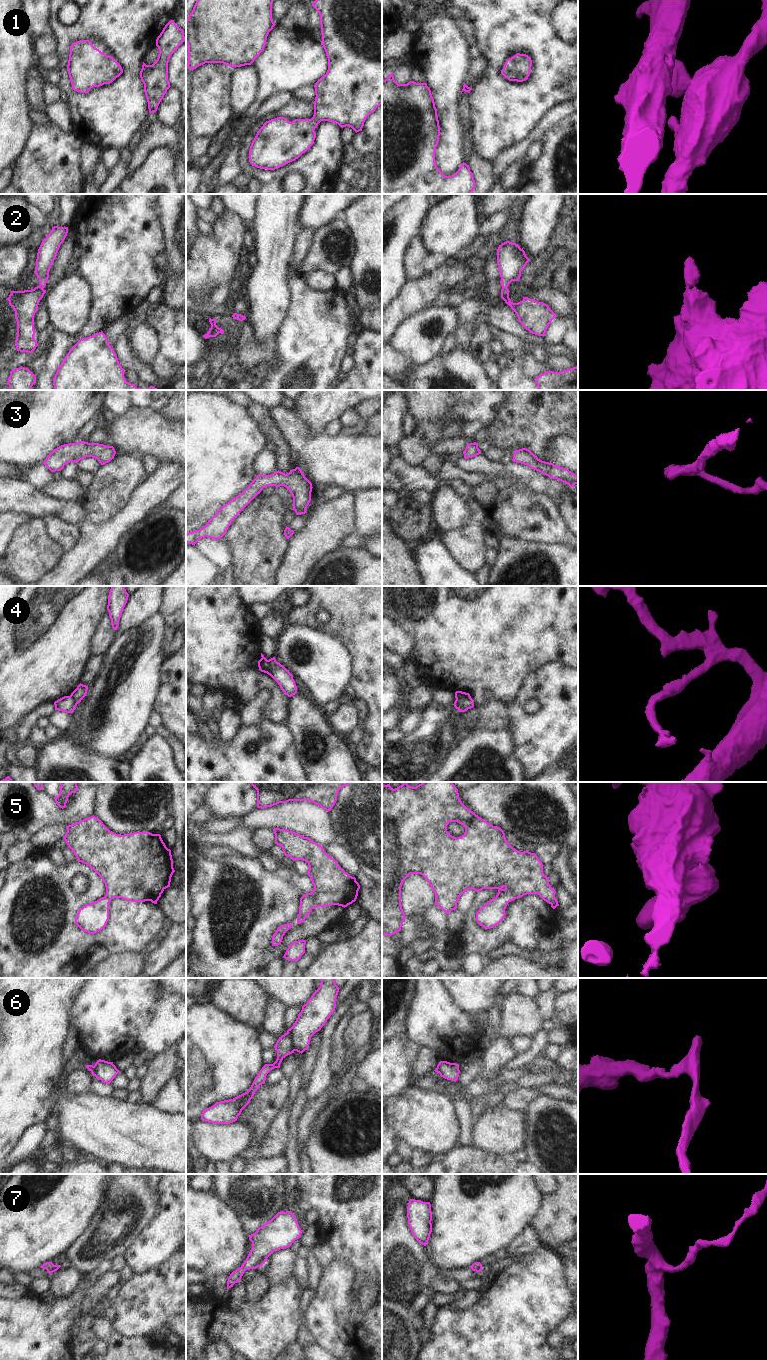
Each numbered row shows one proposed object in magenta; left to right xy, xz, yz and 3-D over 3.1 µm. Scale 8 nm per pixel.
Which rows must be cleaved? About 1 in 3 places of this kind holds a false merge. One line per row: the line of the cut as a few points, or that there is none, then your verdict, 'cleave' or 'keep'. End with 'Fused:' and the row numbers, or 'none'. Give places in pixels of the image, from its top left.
1: no cut; keep
2: no cut; keep
3: no cut; keep
4: cut in xz along (268, 660), (269, 674); cleave
5: no cut; keep
6: cut in xz along (287, 1032), (294, 1050); cleave
7: no cut; keep
Fused: 4, 6

